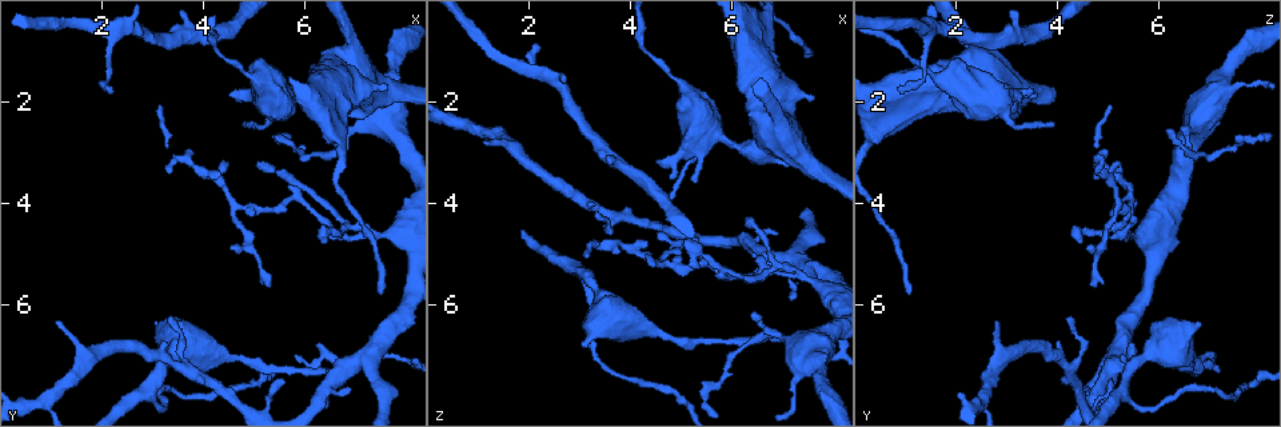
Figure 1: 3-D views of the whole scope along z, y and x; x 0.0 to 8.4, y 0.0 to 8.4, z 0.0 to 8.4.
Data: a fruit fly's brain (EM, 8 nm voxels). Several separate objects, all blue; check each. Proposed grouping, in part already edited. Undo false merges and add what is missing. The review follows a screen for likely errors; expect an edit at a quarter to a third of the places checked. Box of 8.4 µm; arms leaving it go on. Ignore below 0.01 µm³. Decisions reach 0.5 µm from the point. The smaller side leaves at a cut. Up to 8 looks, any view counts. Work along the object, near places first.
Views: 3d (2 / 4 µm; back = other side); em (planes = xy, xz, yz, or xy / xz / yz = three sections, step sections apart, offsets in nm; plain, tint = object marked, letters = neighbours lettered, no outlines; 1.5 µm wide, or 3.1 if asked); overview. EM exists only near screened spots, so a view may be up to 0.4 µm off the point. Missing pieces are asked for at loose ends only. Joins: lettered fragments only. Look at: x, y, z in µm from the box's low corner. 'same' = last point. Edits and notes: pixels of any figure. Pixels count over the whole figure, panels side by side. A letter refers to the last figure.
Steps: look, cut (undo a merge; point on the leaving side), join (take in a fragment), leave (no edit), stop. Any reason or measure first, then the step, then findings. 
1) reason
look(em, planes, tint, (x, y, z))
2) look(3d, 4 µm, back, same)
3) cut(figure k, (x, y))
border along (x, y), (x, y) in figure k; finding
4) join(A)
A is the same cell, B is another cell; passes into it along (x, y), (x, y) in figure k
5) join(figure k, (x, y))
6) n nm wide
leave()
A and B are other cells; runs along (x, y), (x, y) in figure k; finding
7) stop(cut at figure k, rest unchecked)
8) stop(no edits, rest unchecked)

an open end
look(3d, 4 µm, (3.20, 6.30, 6.80))

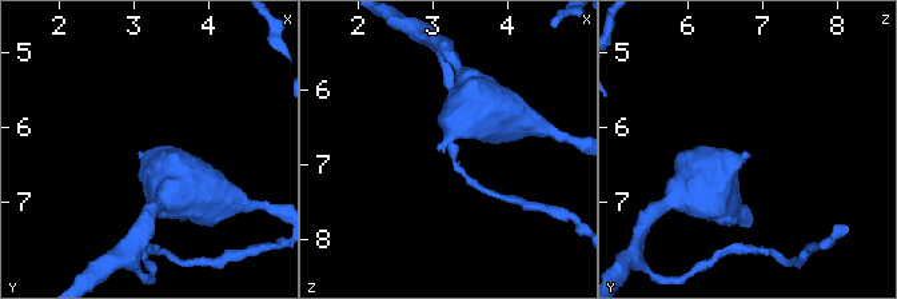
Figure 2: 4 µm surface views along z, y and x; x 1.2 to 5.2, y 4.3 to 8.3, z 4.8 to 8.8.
look(em, xy, step 4, tint, (3.15, 6.35, 6.80))

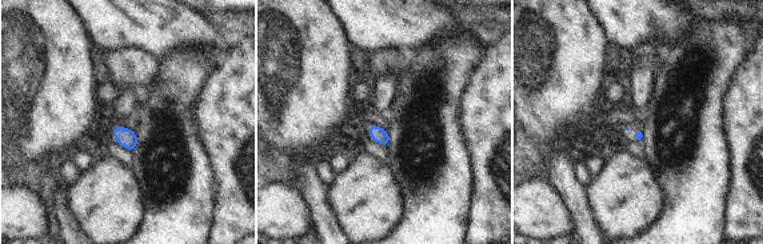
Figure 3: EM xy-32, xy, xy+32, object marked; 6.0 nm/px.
look(em, xy, step 4, letters, same)

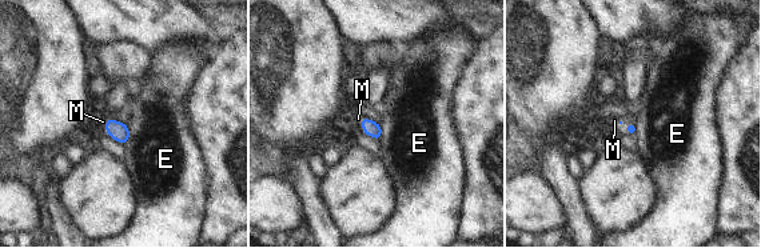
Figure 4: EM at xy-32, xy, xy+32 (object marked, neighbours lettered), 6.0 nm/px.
E touches over 140 nm
join(M)
M is the same cell, E is another cell; passes into it along (630, 128), (626, 127), (614, 120) in figure 4; the cell continues

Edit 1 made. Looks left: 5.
thick turns thin
look(3d, 2 µm, back, (1.00, 7.90, 2.50))

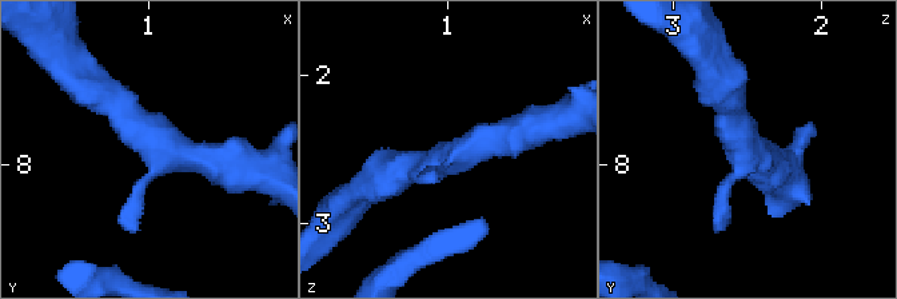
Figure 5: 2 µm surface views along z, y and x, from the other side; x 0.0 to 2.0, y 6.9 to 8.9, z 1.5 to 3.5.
need the tissue
look(em, xz, step 8, tint, (0.98, 7.86, 2.56))

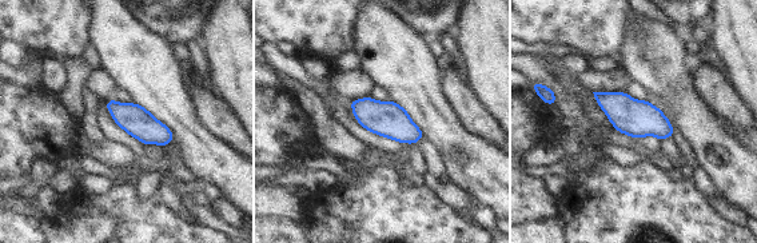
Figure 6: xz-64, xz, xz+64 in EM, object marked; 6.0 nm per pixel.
another direction
look(em, planes, letters, same)

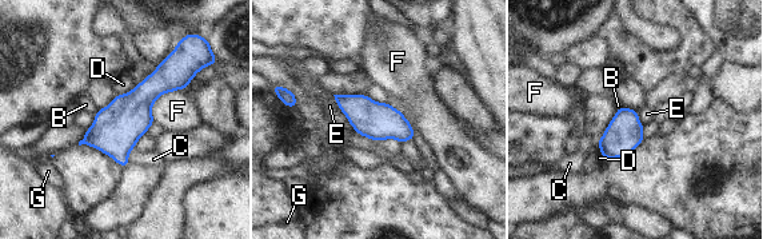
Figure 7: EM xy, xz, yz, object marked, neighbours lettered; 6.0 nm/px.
180 nm wide
leave()
B, C, D, E, F and G are other cells; border along (332, 95), (339, 110), (356, 132) in figure 7; one cell here

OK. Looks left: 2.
stop(join at figure 4, rest unchecked)

